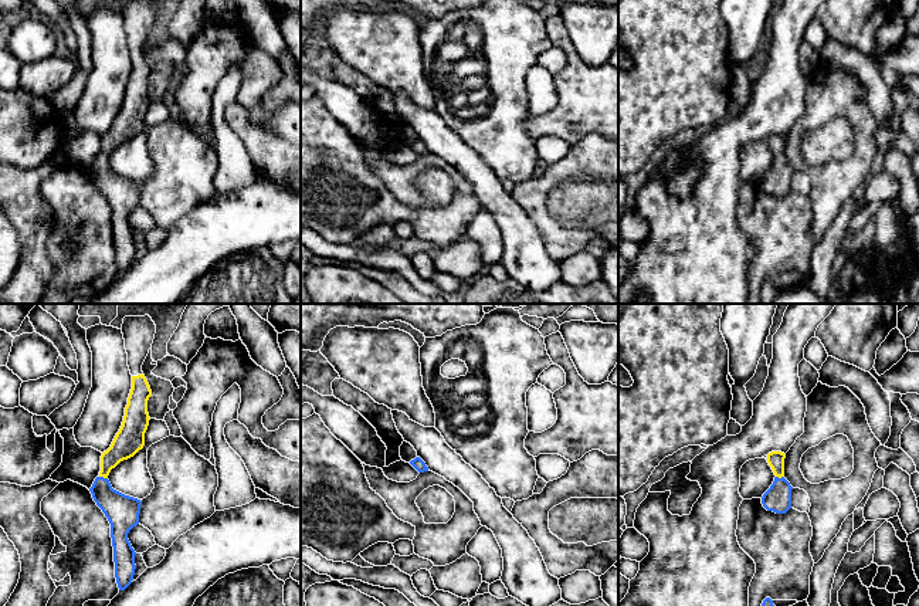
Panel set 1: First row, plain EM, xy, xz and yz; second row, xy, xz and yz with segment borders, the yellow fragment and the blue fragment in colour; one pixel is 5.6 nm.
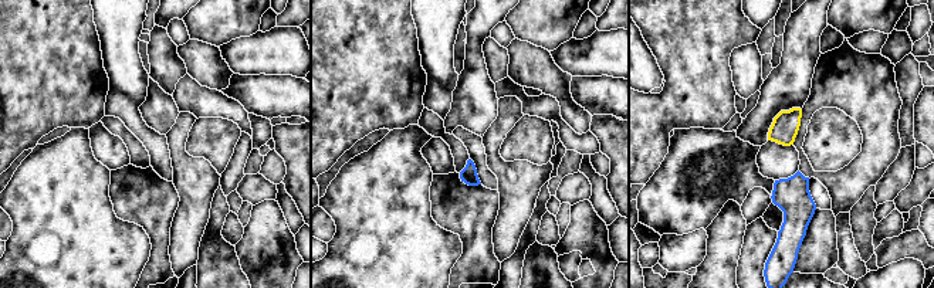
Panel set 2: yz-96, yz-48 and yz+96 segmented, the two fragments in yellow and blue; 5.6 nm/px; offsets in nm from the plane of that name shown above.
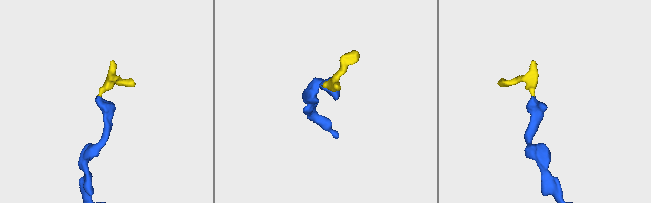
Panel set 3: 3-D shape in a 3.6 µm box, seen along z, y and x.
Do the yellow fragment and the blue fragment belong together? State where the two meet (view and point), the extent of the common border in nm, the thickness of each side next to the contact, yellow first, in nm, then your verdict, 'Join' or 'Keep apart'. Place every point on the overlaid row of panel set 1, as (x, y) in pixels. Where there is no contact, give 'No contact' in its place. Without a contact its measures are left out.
Touches yellow at xy (104, 477). Shared border 50 nm. Thickness 160 nm (yellow) against 190 nm. Join

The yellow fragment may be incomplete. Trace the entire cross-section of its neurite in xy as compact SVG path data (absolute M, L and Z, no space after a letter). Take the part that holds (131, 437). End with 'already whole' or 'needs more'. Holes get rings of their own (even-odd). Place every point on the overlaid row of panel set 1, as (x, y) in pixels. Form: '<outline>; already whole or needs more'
M149 315L125 316L122 334L132 375L132 389L122 426L111 447L102 453L99 475L89 488L94 501L111 524L115 578L119 590L125 590L133 580L136 552L128 534L139 524L142 501L113 490L108 475L121 461L133 457L145 446L145 433L150 420L147 400L152 390L142 372L142 365L152 348L156 325Z; needs more

